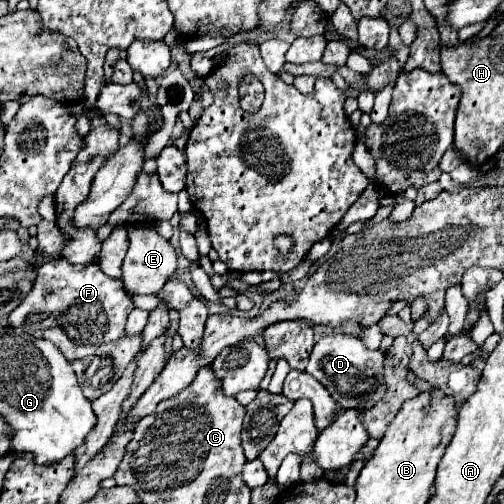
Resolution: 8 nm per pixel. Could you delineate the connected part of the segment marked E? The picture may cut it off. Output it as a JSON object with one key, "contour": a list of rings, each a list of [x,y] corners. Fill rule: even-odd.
{"contour":[[[132,225],[128,229],[130,247],[122,263],[122,281],[128,295],[158,295],[164,283],[174,275],[176,271],[176,253],[174,247],[162,239],[154,227],[138,227]]]}

